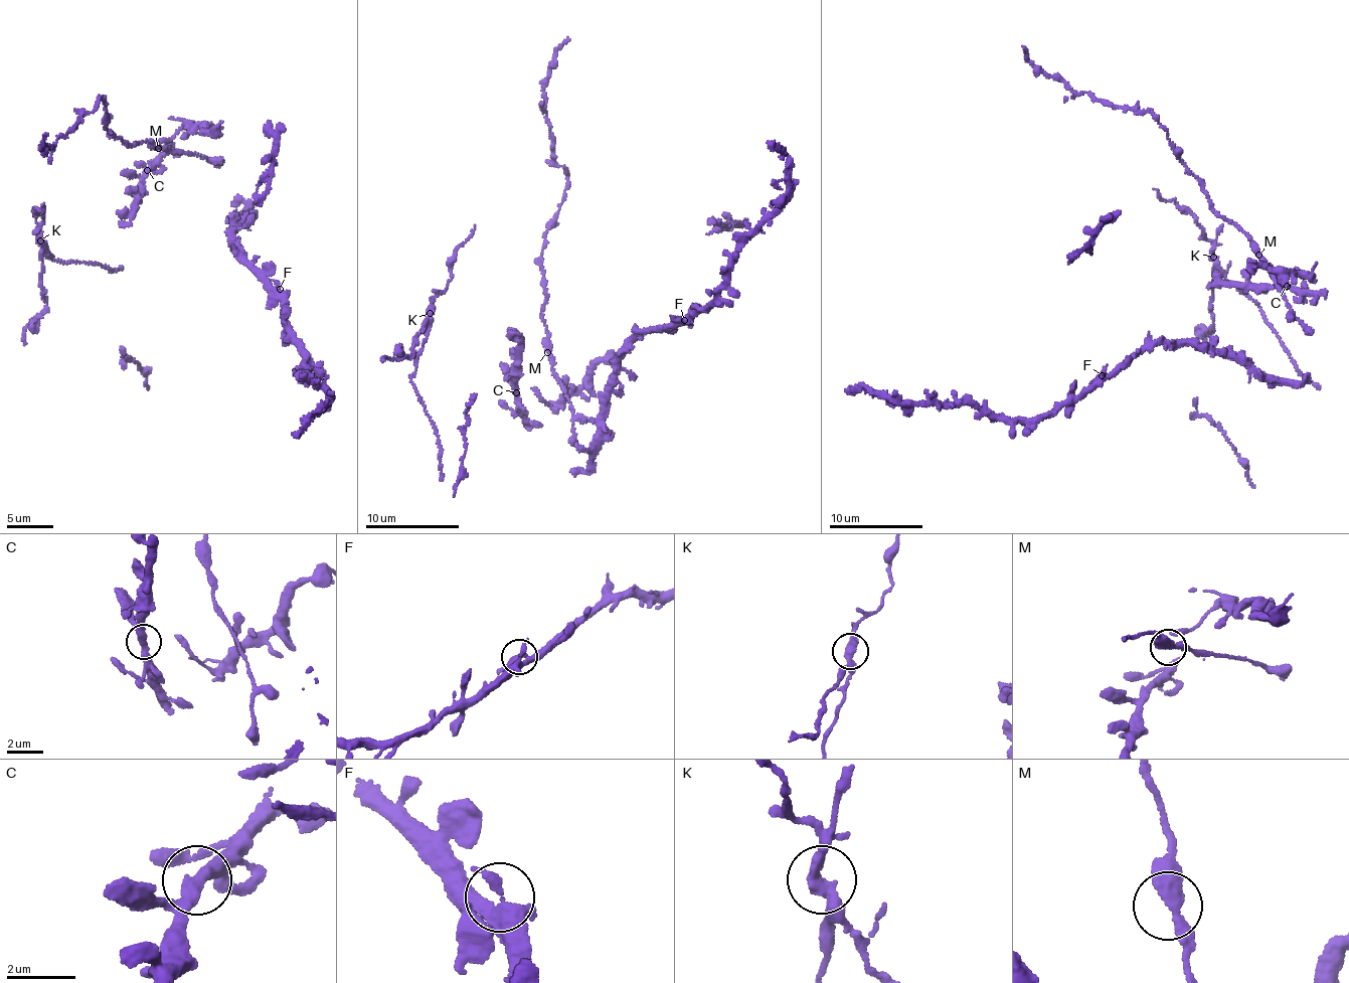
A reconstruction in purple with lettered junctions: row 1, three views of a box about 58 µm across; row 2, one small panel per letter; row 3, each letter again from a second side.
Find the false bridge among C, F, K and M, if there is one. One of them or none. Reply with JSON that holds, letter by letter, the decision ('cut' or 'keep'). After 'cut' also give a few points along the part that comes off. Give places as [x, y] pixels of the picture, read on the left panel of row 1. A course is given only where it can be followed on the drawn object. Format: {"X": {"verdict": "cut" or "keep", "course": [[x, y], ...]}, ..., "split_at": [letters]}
{"C": {"verdict": "keep"}, "F": {"verdict": "keep"}, "K": {"verdict": "cut", "course": [[39, 240], [47, 308], [25, 329], [24, 345]]}, "M": {"verdict": "keep"}, "split_at": ["K"]}

